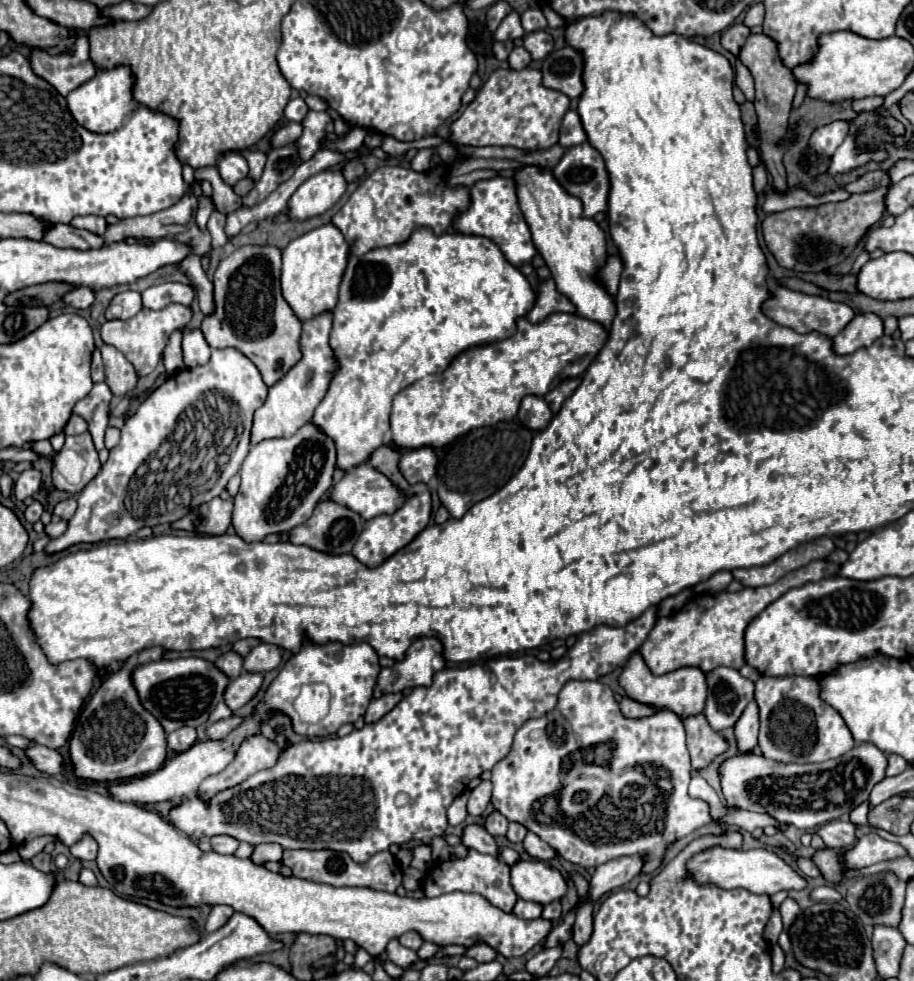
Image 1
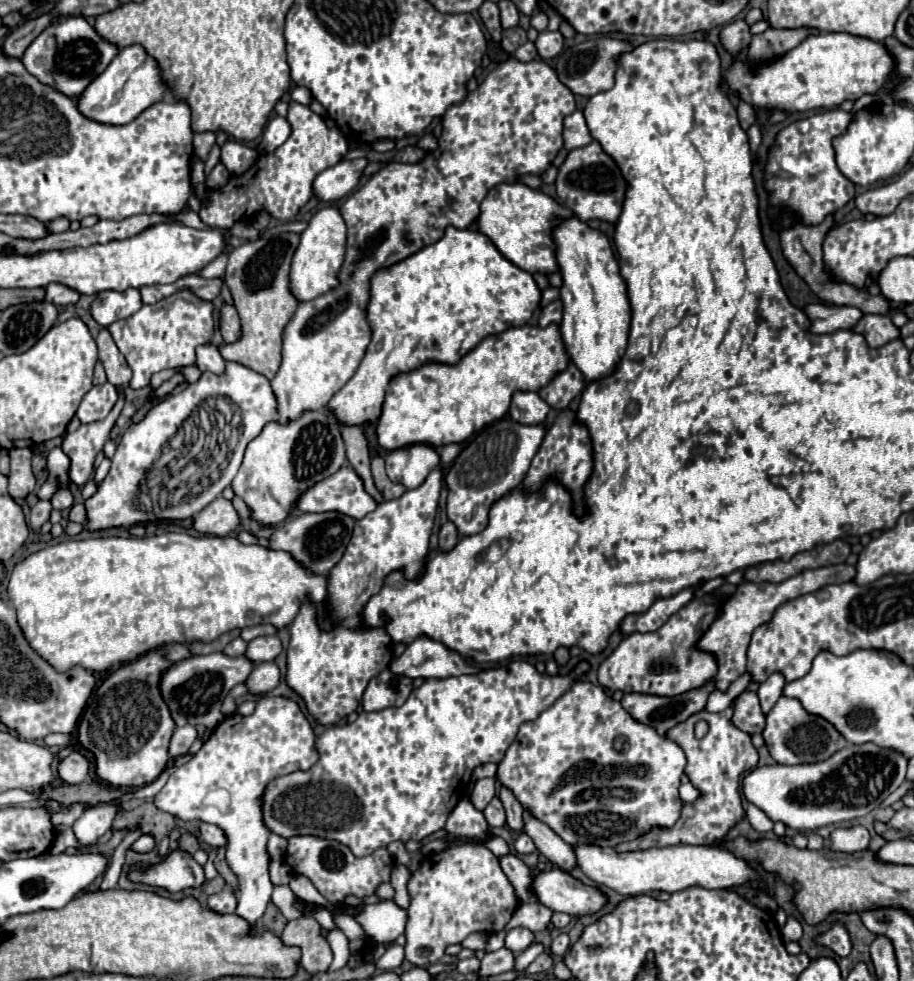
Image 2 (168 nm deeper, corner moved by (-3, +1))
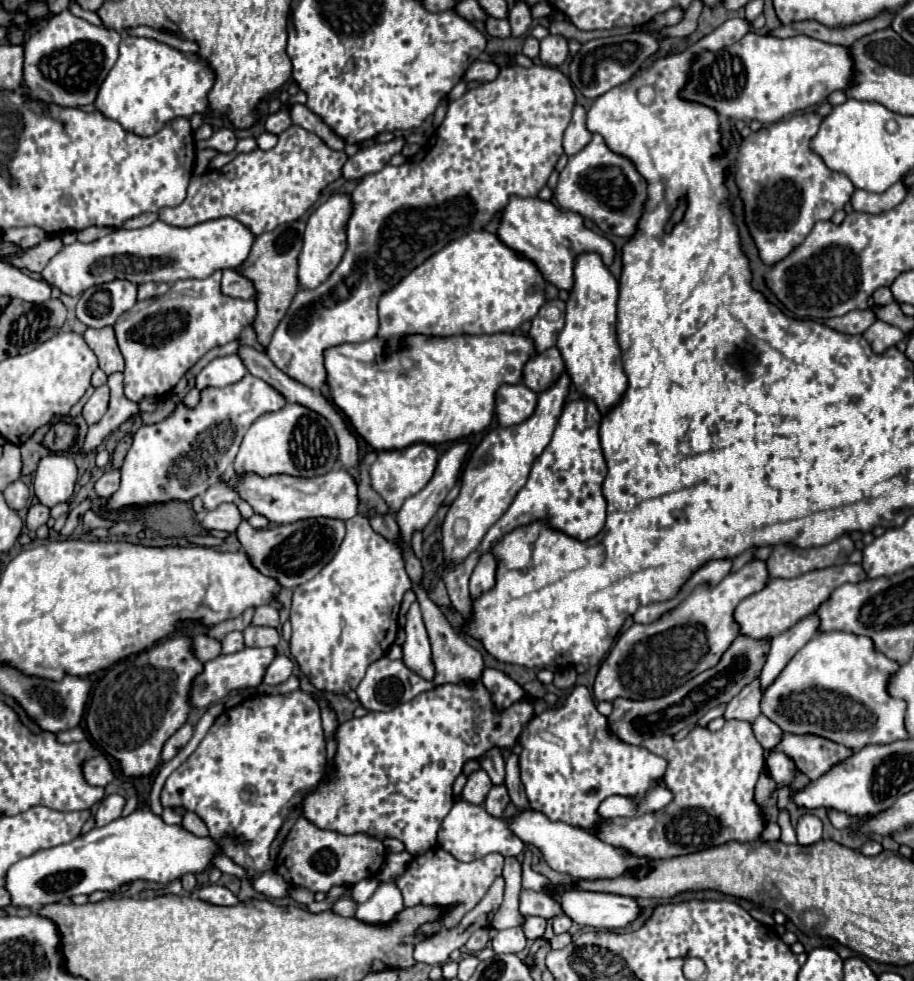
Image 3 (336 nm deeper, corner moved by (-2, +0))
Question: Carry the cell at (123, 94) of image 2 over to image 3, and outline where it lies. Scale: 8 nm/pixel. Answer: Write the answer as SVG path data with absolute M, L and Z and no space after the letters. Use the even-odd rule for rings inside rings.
M125 36L119 44L119 58L99 88L95 106L103 116L119 122L127 132L147 138L147 136L157 134L167 122L171 122L175 118L189 118L195 112L203 114L209 108L207 96L209 96L213 82L215 82L215 72L197 54L183 54L153 38Z

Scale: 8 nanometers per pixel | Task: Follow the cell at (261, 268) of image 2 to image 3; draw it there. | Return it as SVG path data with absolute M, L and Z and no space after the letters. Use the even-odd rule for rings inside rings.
M297 220L291 224L283 224L271 232L265 232L257 236L251 254L247 262L237 270L243 276L247 276L257 290L257 318L253 322L253 328L257 332L257 338L263 346L269 344L277 324L285 316L293 296L299 292L299 280L297 280L297 256L303 246L303 230L305 222Z

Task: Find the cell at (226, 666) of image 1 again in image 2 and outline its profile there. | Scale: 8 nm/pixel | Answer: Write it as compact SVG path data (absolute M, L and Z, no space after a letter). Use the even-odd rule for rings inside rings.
M240 637L234 639L234 641L230 641L226 645L226 649L224 649L224 655L228 655L228 657L240 657L244 653L246 653L246 643Z

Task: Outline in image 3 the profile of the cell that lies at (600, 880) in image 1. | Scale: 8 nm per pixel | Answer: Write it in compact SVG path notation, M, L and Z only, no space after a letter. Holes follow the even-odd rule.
M725 722L725 726L717 732L709 732L707 728L691 730L683 740L671 740L671 736L655 736L641 744L649 752L667 760L667 770L663 774L665 788L671 790L673 800L657 812L649 812L637 818L615 818L611 822L603 822L595 836L615 848L623 848L629 854L639 854L647 858L673 858L691 852L699 852L705 848L713 848L725 842L753 842L761 836L765 828L761 806L755 800L755 784L765 770L763 748L755 740L751 724L747 722Z

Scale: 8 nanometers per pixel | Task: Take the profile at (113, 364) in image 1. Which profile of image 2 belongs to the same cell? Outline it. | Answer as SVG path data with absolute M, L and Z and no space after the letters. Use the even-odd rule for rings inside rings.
M102 329L100 335L96 337L96 343L98 343L98 355L100 355L100 361L106 369L106 375L108 375L108 381L116 387L128 387L130 385L130 379L132 379L132 371L124 359L124 355L118 351L114 339L110 337L108 329Z

